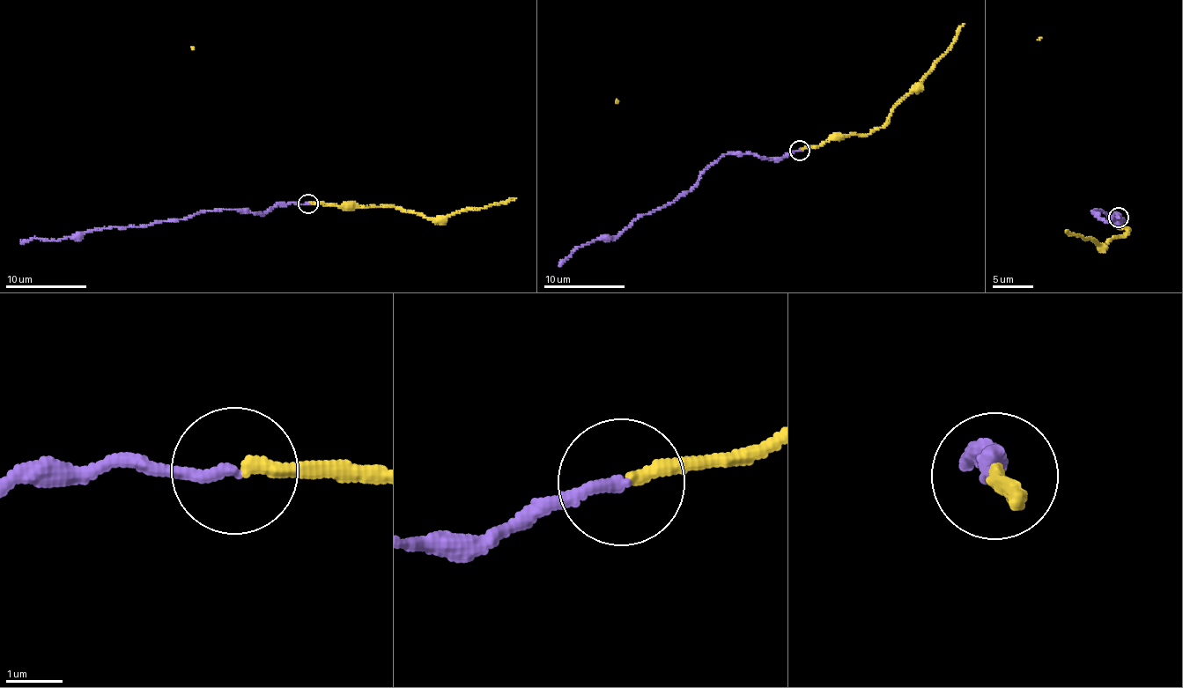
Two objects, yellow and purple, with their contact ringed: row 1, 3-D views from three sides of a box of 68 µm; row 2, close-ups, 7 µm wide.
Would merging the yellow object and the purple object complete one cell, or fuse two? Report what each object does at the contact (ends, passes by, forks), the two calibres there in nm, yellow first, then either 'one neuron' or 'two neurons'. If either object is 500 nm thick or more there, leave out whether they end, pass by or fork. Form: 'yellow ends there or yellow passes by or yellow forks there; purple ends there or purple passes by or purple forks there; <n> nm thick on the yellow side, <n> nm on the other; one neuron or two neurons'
yellow ends there; purple ends there; 240 nm thick on the yellow side, 220 nm on the other; one neuron

